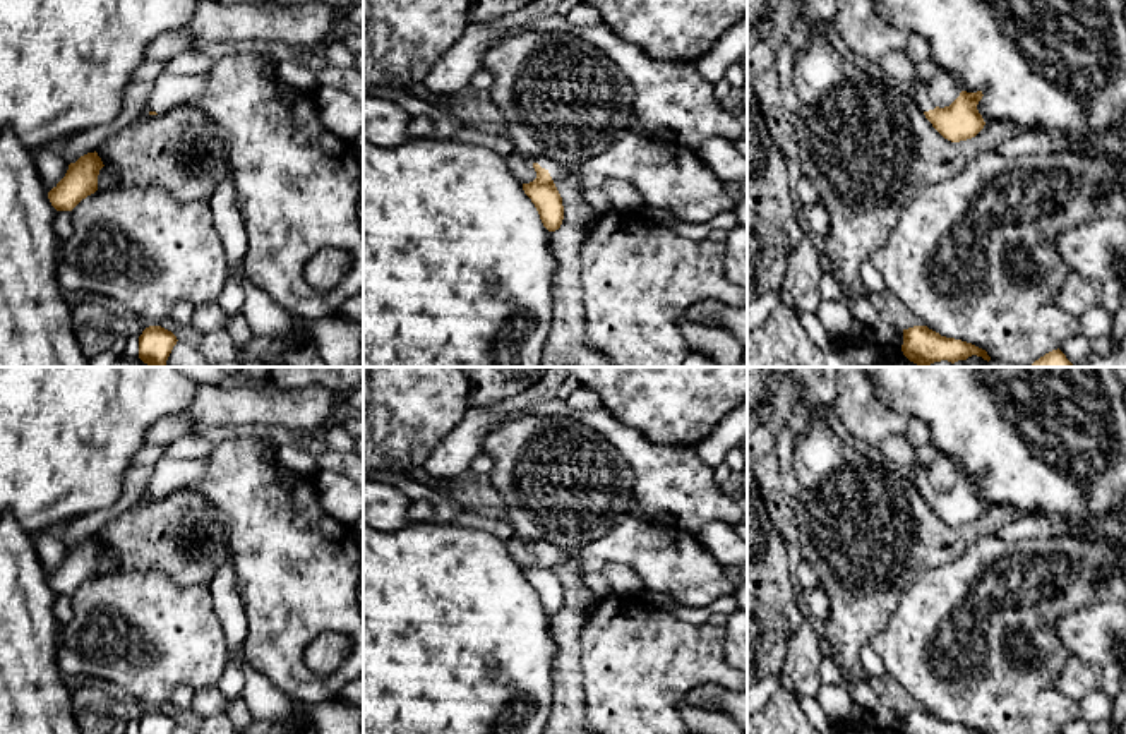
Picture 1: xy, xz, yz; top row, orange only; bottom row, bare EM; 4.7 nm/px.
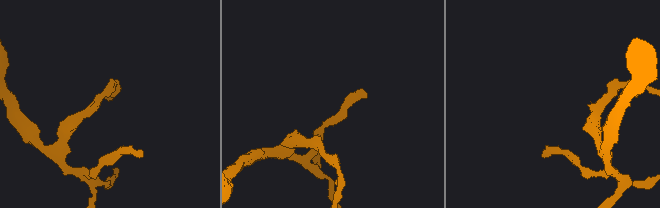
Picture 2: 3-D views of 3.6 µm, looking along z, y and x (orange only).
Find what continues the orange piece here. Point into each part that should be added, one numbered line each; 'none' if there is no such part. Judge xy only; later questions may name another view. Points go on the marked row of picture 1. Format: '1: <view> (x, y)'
1: xy (170, 90)

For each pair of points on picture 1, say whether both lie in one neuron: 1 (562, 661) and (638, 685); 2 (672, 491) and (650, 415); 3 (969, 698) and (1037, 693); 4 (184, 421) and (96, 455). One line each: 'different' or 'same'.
1: different
2: different
3: same
4: different

